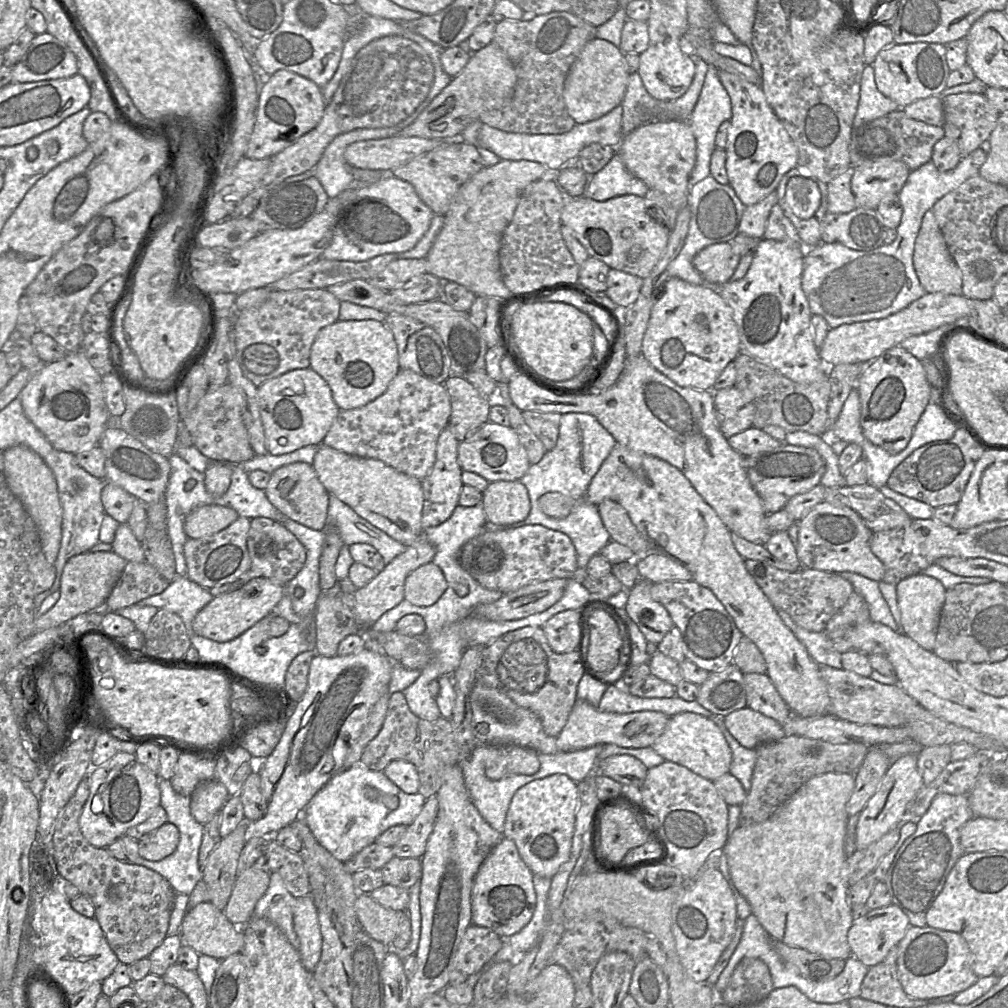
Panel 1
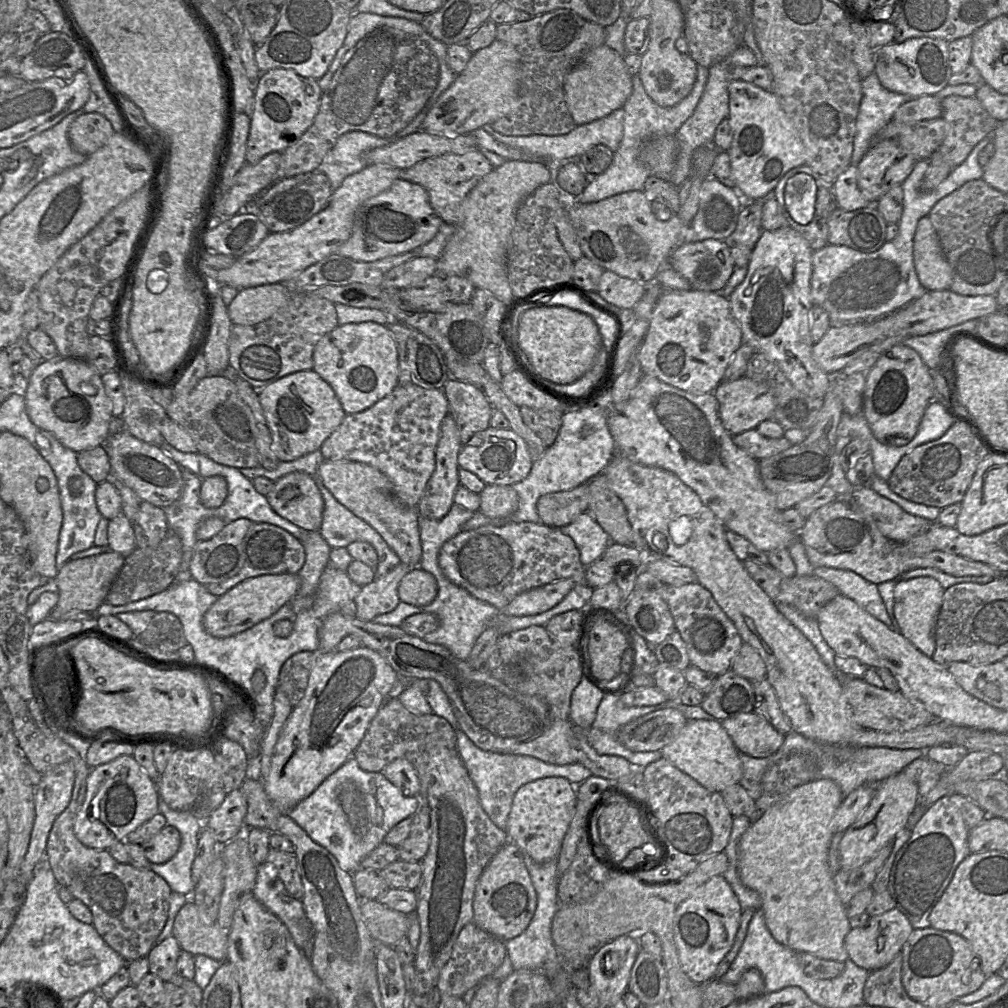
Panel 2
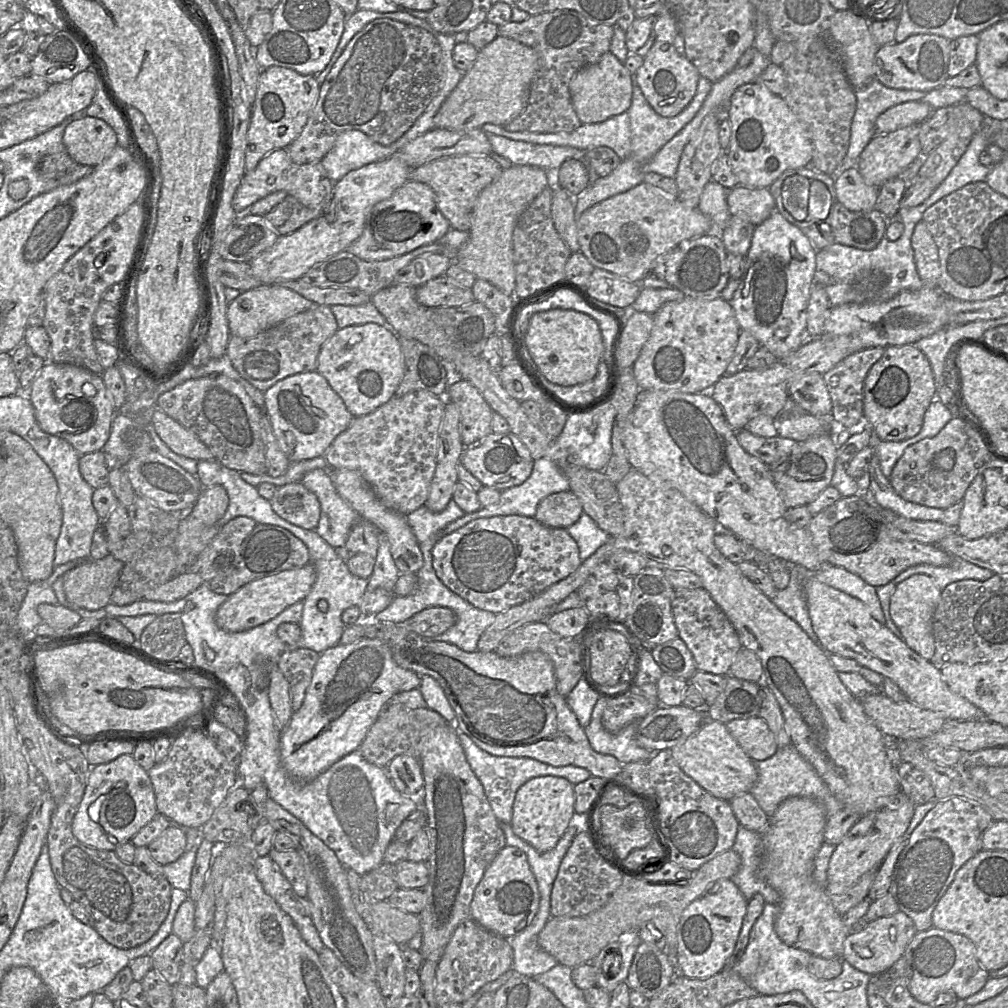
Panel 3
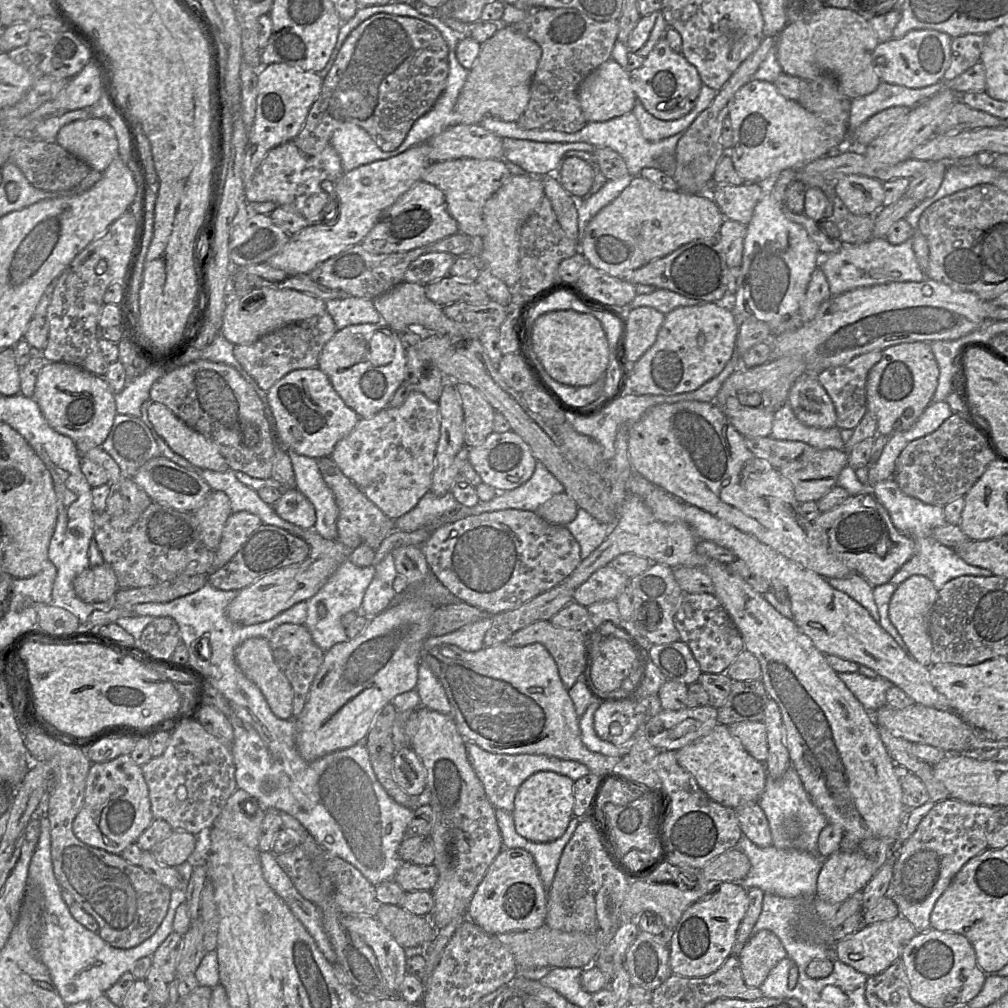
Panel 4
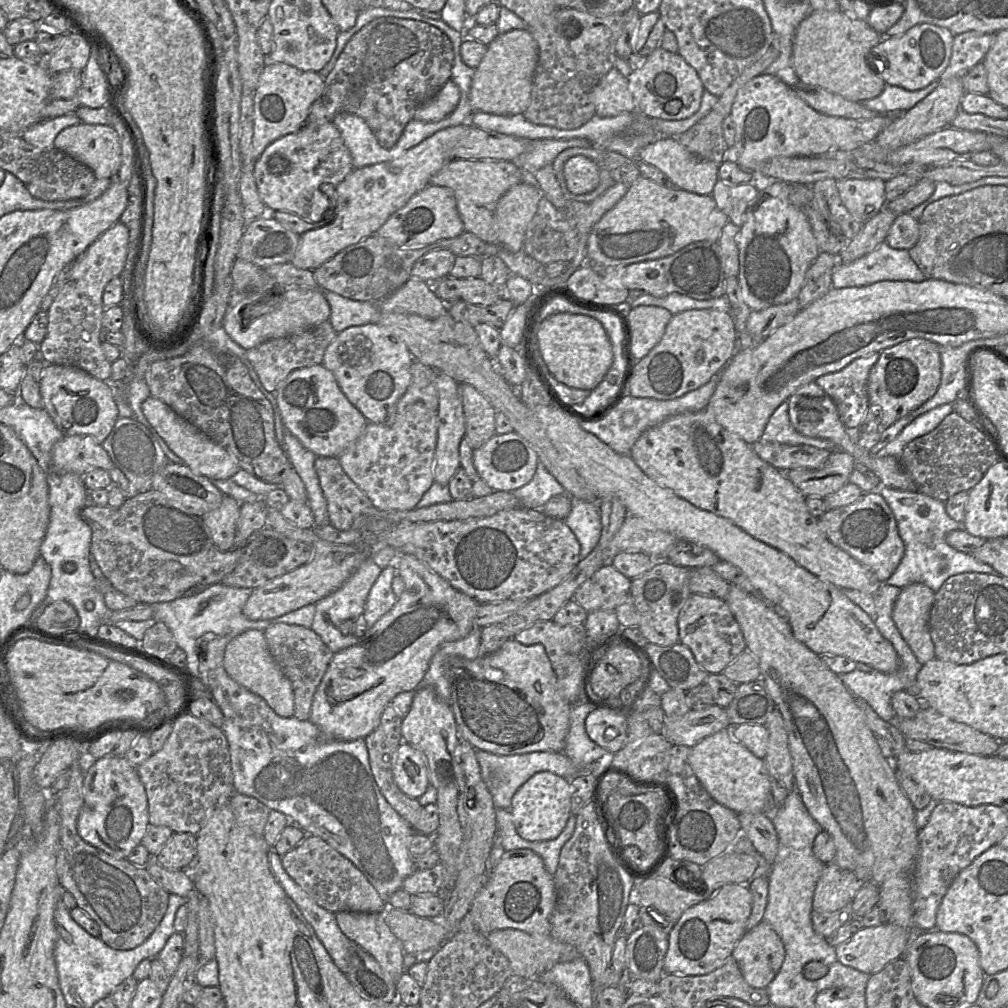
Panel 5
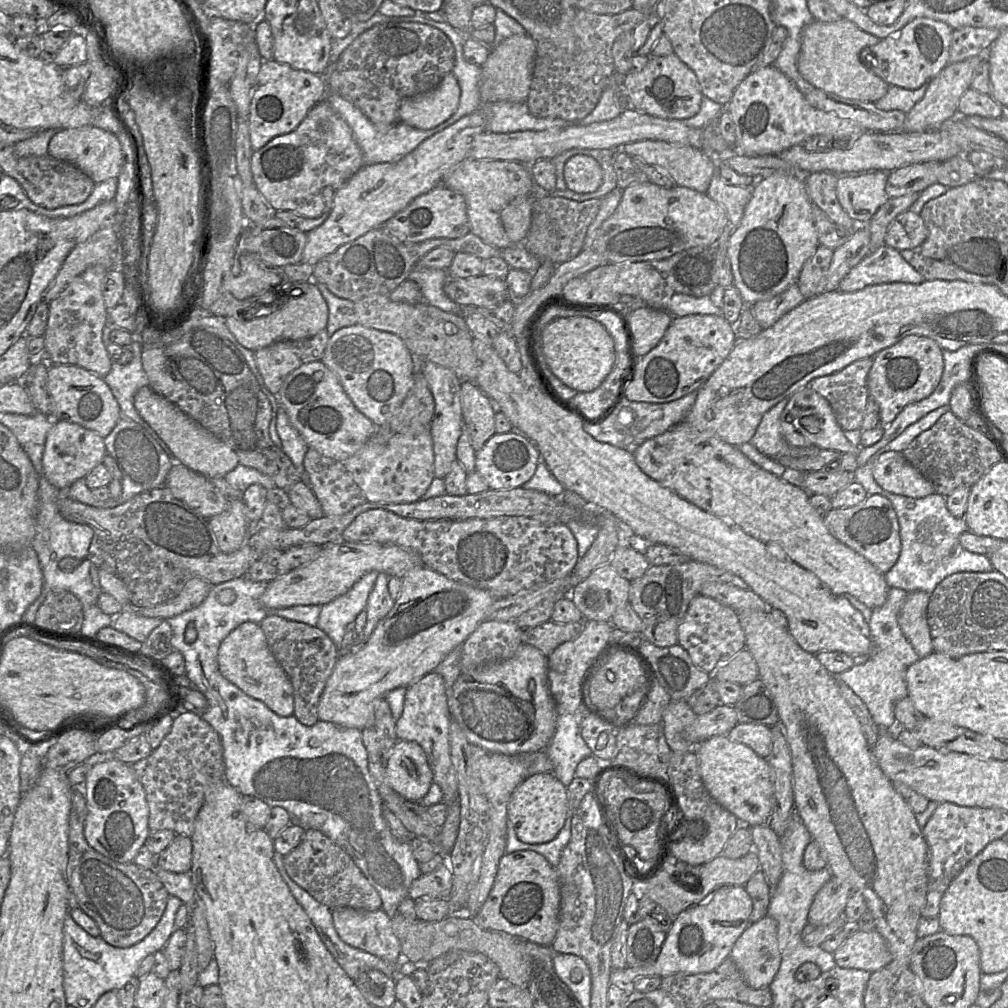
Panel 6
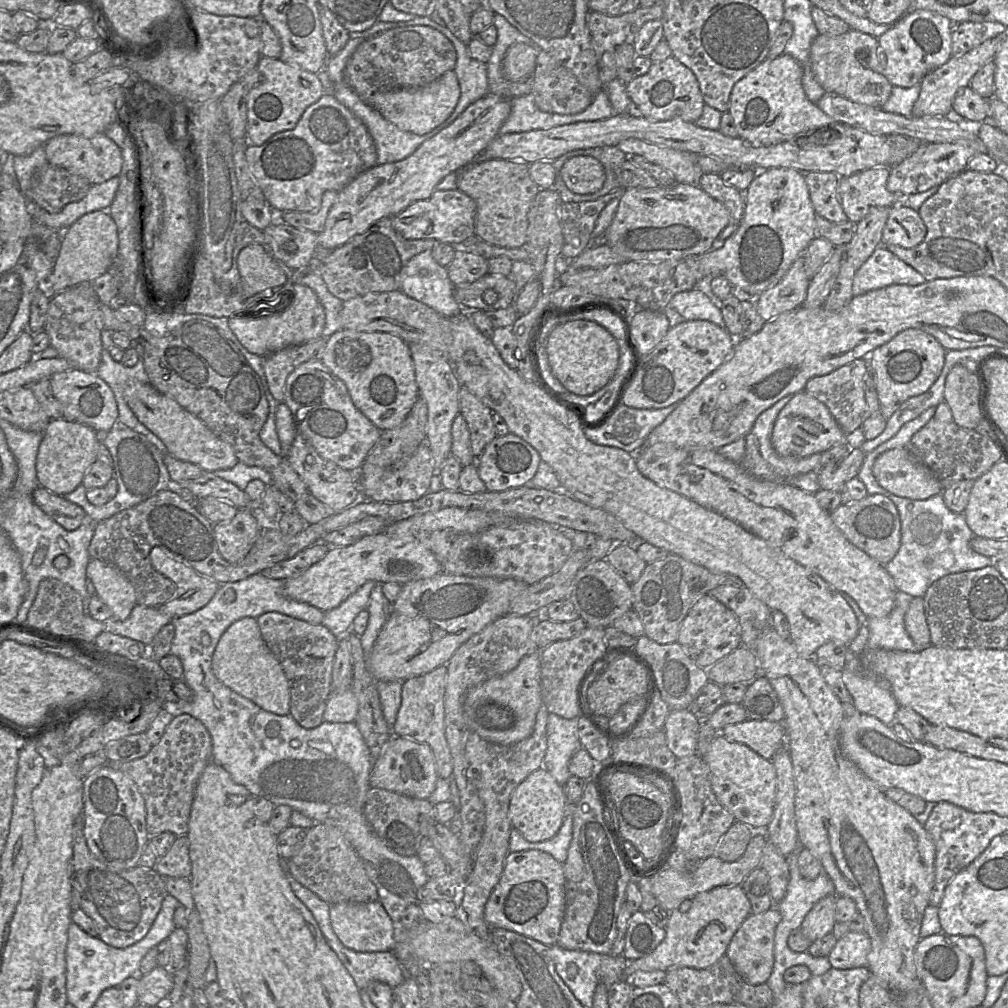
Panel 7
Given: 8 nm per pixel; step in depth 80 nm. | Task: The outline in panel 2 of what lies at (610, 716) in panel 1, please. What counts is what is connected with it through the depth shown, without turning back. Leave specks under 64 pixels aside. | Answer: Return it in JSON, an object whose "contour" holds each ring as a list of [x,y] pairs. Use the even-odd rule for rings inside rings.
{"contour":[[[675,708],[659,709],[621,726],[616,738],[632,751],[661,751],[678,737],[687,721]]]}

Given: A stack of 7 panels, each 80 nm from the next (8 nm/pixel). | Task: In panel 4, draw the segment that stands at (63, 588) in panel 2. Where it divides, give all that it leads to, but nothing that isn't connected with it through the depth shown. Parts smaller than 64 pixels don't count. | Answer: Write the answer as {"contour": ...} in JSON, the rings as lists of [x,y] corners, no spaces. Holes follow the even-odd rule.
{"contour":[[[104,562],[80,573],[73,581],[73,588],[86,603],[111,602],[118,591],[118,582],[112,567]]]}

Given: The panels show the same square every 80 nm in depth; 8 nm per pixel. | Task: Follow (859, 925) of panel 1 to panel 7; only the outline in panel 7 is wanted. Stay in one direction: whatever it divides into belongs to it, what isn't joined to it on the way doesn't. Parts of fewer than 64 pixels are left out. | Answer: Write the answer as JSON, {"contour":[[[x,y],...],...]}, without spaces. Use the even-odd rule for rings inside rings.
{"contour":[[[851,931],[838,940],[828,959],[836,969],[867,967],[870,952],[871,940],[868,935]]]}

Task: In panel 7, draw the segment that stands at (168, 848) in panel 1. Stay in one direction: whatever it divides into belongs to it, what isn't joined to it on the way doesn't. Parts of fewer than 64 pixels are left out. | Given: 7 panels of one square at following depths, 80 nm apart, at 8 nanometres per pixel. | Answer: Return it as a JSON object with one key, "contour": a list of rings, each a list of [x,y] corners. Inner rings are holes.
{"contour":[[[187,836],[176,837],[172,847],[157,859],[156,871],[163,877],[187,878],[191,875],[189,840]]]}

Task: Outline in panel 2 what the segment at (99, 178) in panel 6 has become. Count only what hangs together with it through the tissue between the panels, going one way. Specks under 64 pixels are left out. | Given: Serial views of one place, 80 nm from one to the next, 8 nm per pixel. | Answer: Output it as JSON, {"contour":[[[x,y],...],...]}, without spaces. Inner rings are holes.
{"contour":[[[92,112],[76,118],[68,129],[68,139],[74,151],[89,156],[106,144],[115,133],[110,121]]]}

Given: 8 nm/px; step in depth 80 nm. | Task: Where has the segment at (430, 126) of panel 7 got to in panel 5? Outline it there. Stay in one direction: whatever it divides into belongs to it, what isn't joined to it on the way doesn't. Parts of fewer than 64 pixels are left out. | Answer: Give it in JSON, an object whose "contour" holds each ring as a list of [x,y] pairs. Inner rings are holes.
{"contour":[[[449,79],[432,99],[416,110],[413,119],[424,122],[438,122],[455,109],[459,99],[459,88]]]}

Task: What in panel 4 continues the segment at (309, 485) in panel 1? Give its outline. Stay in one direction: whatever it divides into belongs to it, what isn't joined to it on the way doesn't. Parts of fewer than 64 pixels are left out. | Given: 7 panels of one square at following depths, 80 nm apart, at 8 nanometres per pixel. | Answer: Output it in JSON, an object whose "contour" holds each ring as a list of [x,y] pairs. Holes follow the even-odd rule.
{"contour":[[[297,488],[282,490],[281,497],[271,506],[282,519],[293,525],[303,529],[314,528],[315,508]]]}

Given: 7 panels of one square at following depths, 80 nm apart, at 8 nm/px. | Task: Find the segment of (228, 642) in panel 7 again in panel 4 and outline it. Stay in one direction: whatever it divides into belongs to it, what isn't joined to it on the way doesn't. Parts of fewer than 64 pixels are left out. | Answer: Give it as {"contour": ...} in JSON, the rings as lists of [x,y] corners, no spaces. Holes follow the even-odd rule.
{"contour":[[[254,637],[241,643],[234,652],[243,674],[260,689],[274,715],[293,718],[293,688],[276,663],[267,639]]]}

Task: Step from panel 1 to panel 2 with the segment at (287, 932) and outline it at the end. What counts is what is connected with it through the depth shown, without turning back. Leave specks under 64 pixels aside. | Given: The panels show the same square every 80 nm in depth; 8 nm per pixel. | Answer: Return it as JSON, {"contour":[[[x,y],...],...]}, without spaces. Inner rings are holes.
{"contour":[[[266,861],[257,866],[252,893],[287,927],[298,948],[303,950],[308,941],[314,938],[315,932],[307,919],[302,901],[288,894],[272,863]]]}

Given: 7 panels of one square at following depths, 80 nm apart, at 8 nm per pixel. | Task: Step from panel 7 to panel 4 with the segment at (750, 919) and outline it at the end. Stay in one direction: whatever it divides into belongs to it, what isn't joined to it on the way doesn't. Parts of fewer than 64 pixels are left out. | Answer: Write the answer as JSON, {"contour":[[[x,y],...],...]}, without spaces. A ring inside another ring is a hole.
{"contour":[[[770,930],[753,933],[738,955],[745,983],[749,987],[759,988],[770,971],[786,956],[787,952],[775,933]]]}

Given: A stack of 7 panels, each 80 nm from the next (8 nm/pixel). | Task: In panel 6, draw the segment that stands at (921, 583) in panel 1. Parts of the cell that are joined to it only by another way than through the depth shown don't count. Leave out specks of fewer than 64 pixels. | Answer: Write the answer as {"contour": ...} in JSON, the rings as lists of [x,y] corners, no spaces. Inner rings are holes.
{"contour":[[[920,590],[908,593],[898,615],[902,633],[920,658],[934,651],[927,623],[929,598],[930,594]]]}

